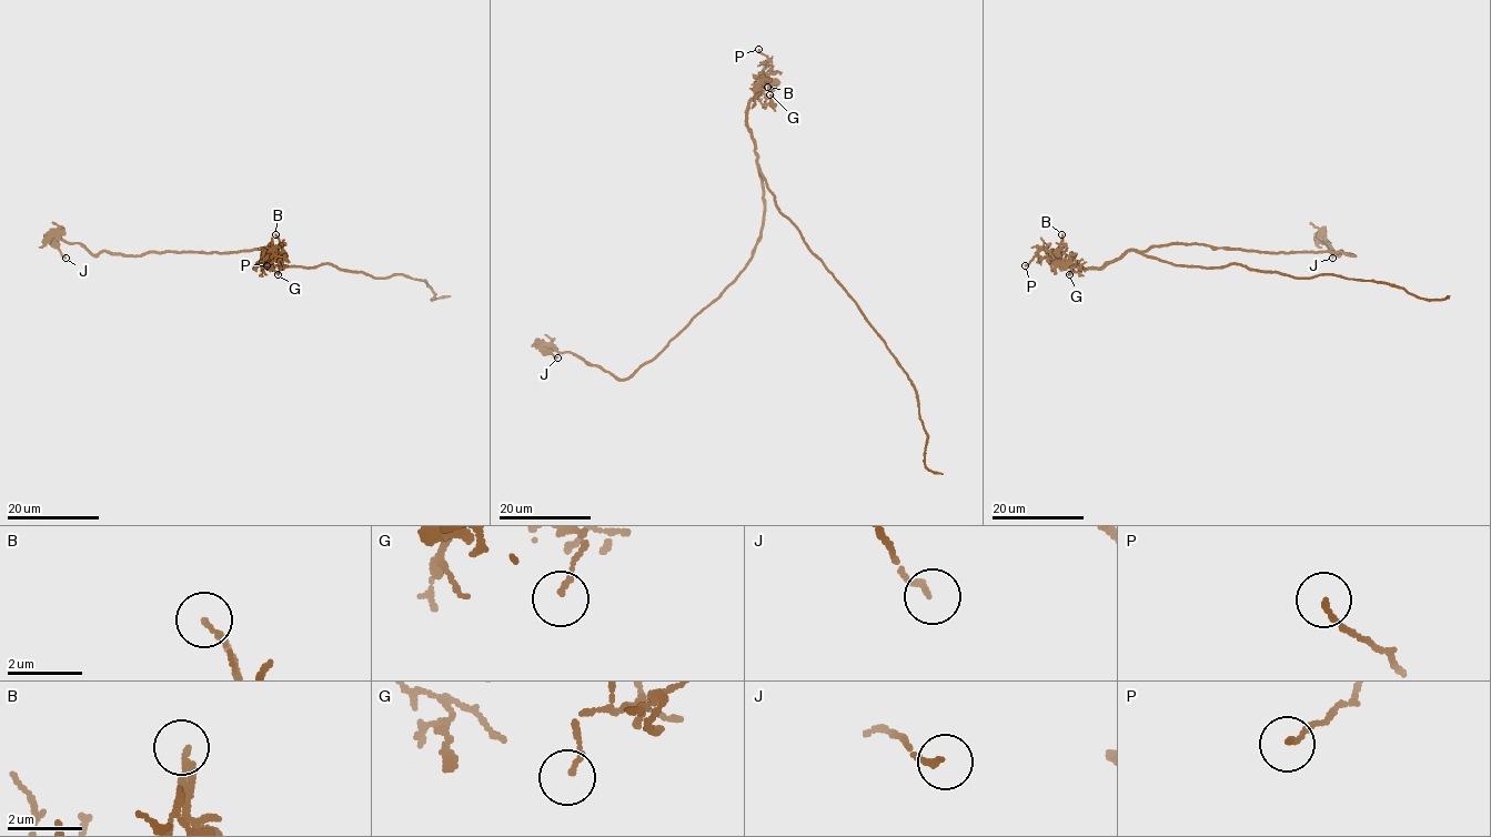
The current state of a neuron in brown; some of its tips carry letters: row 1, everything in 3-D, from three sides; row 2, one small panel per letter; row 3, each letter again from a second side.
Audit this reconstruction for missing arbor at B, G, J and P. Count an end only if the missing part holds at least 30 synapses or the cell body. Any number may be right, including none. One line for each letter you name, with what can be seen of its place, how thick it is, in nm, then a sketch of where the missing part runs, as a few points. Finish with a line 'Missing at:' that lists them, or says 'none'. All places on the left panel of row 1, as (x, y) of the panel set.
Missing at: none

